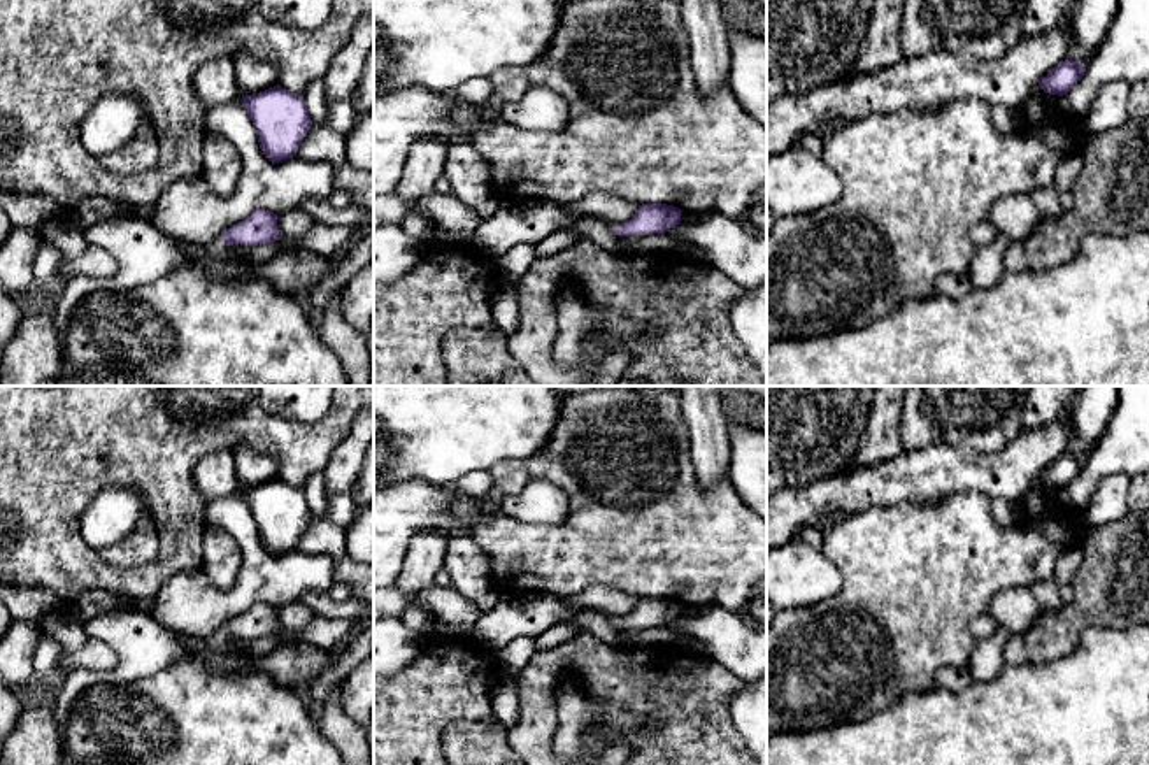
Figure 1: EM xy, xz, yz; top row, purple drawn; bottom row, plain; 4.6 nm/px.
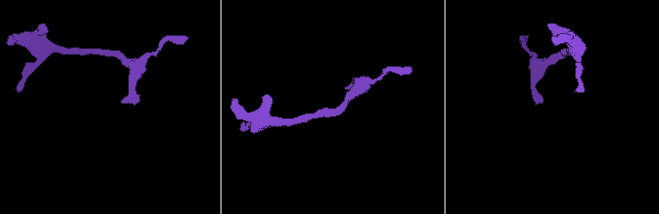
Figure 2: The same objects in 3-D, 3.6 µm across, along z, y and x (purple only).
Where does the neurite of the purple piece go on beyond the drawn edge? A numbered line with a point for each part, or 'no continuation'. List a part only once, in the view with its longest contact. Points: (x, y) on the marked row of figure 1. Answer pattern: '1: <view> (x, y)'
1: xy (144, 253)

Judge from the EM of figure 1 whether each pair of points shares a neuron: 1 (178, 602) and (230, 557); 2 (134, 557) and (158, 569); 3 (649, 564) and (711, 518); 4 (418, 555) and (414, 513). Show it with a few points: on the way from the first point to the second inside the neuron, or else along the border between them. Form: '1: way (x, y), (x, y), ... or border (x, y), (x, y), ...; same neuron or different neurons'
1: border (242, 555), (228, 588), (218, 588), (199, 569); different neurons
2: border (158, 527), (151, 560), (106, 564); different neurons
3: way (665, 548), (672, 541), (688, 541), (695, 534); same neuron
4: border (448, 537), (418, 532), (409, 543), (400, 572); different neurons

